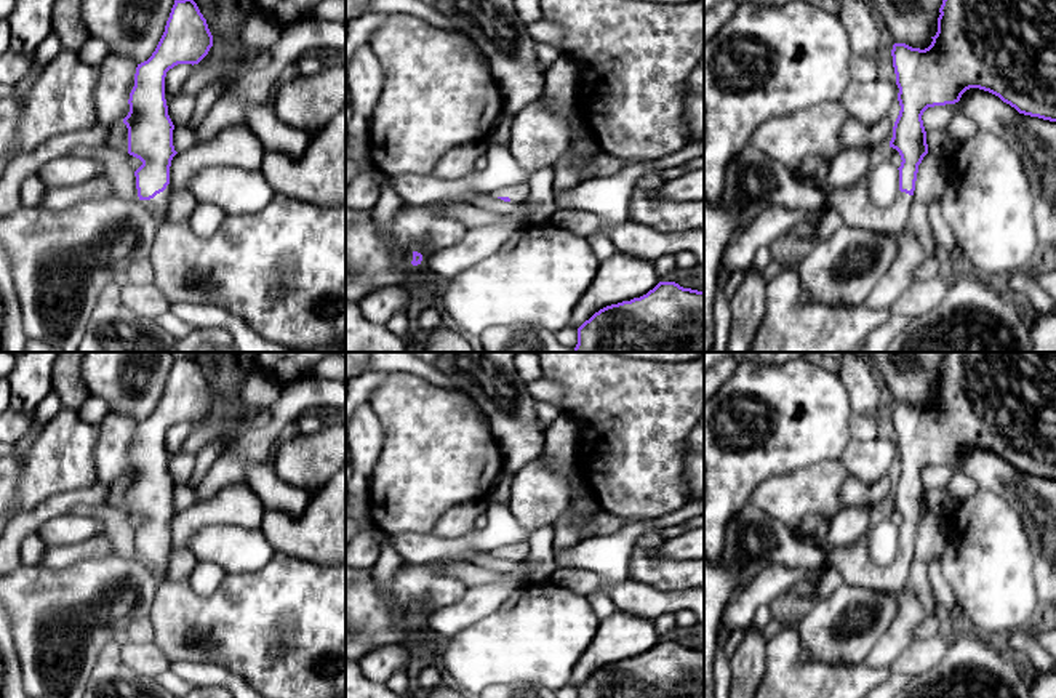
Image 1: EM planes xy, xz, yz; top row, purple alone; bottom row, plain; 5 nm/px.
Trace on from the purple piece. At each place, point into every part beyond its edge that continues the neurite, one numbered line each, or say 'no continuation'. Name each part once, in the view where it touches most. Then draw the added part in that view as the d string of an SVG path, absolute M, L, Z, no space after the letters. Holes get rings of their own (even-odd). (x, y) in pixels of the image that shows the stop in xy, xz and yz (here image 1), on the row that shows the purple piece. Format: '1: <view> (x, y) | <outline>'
1: xy (157, 207) | M168 184L166 189L157 194L154 199L138 200L138 203L144 207L157 223L165 223L170 195L171 195L171 184Z

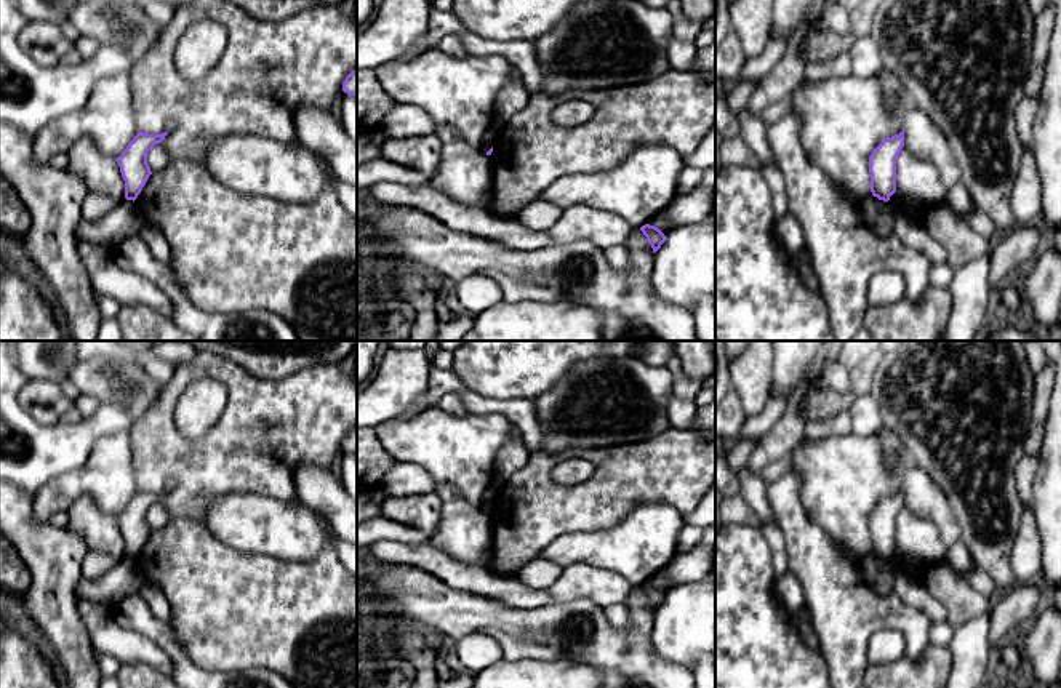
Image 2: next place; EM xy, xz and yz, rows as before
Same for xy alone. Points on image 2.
no continuation

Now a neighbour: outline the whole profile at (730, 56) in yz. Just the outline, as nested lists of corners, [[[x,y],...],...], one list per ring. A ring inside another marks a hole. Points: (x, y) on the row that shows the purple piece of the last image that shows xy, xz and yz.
[[[730,29],[715,50],[715,78],[735,80],[746,61],[747,56],[744,54],[735,30]]]

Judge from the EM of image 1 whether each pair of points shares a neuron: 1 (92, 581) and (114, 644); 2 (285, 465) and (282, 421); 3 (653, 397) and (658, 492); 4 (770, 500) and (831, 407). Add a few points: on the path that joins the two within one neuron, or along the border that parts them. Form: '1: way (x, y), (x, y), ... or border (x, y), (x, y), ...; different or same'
1: border (119, 634), (101, 650), (92, 669); different
2: border (282, 439), (276, 445); different
3: way (653, 421), (653, 468); same
4: border (823, 461), (772, 476), (754, 492); different

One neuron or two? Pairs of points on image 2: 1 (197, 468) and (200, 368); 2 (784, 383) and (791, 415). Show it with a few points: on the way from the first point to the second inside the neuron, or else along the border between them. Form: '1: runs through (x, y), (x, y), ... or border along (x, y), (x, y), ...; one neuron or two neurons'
1: runs through (172, 442), (165, 436), (165, 405), (175, 389); one neuron
2: runs through (792, 391), (792, 407); one neuron

